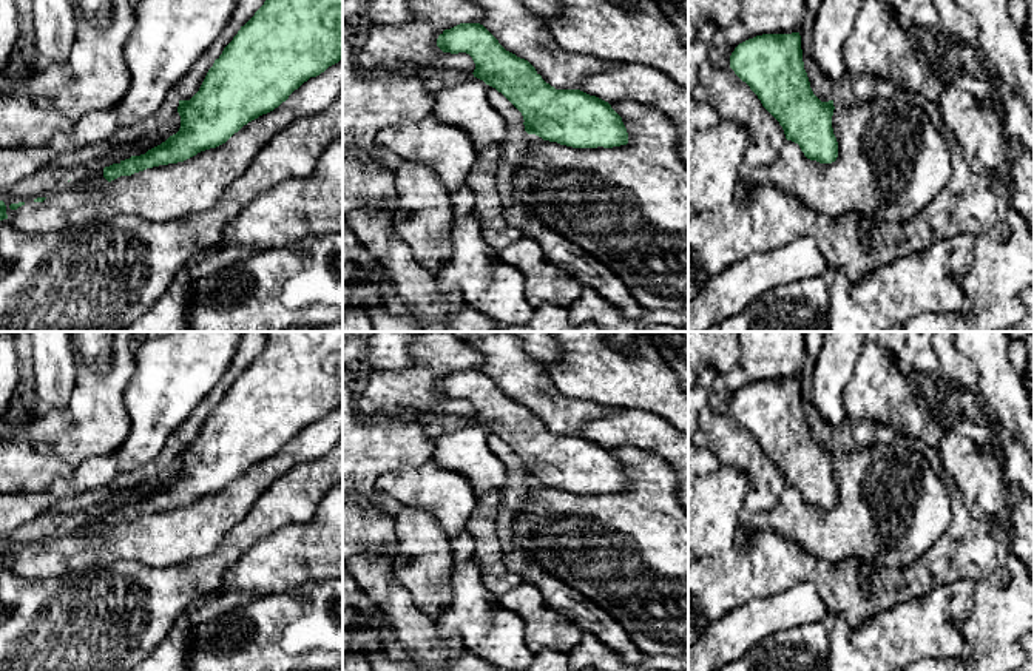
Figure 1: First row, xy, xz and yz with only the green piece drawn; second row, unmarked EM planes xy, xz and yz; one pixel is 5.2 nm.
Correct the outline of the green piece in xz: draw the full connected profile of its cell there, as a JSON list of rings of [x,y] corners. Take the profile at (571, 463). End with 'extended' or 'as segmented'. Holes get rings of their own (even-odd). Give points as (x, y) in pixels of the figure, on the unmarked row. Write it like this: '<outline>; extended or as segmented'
[[[460,369],[444,375],[437,384],[437,392],[443,398],[469,400],[475,409],[474,423],[495,433],[522,458],[528,480],[573,494],[613,494],[628,489],[622,463],[608,447],[580,435],[556,435],[528,406],[506,396],[483,370]]]; as segmented

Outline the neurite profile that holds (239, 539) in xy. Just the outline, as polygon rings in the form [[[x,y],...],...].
[[[343,440],[324,457],[290,469],[253,504],[250,512],[225,535],[219,548],[202,560],[191,560],[181,569],[194,603],[221,586],[222,574],[261,538],[310,521],[323,497],[343,484]]]

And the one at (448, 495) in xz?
[[[435,460],[389,472],[375,481],[375,489],[432,514],[448,540],[466,529],[480,497],[461,474],[440,467]]]

